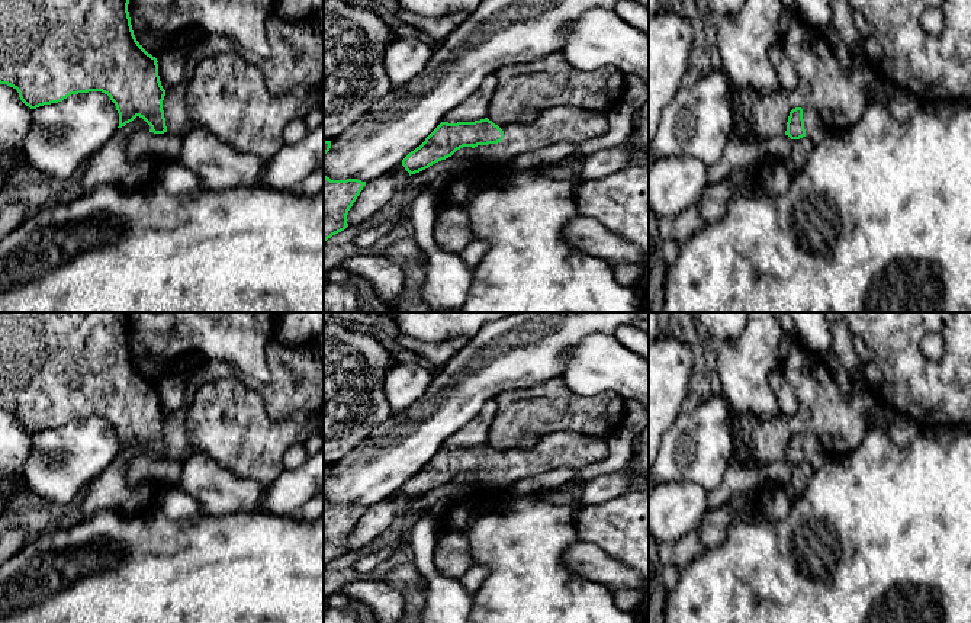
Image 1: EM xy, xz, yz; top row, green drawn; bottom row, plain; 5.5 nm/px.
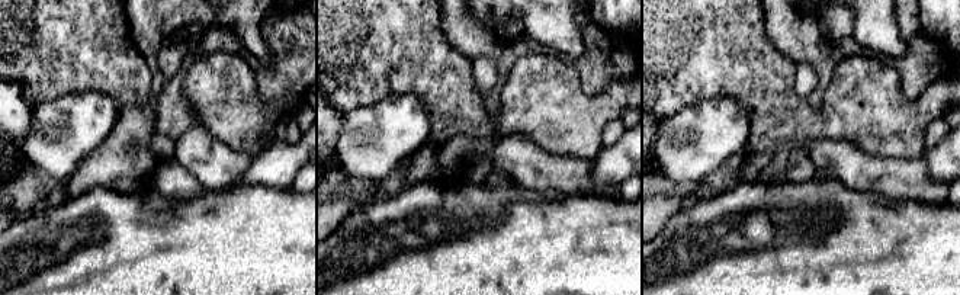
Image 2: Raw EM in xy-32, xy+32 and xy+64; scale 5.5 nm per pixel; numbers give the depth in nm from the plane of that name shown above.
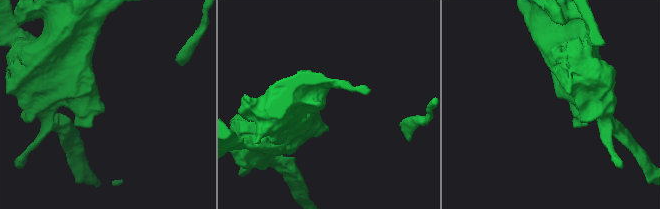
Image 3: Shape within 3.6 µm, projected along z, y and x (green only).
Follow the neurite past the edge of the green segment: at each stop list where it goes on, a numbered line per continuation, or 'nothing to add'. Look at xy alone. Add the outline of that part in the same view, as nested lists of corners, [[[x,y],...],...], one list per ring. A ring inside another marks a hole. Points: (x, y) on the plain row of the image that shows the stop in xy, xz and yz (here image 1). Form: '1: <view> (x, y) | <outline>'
nothing to add

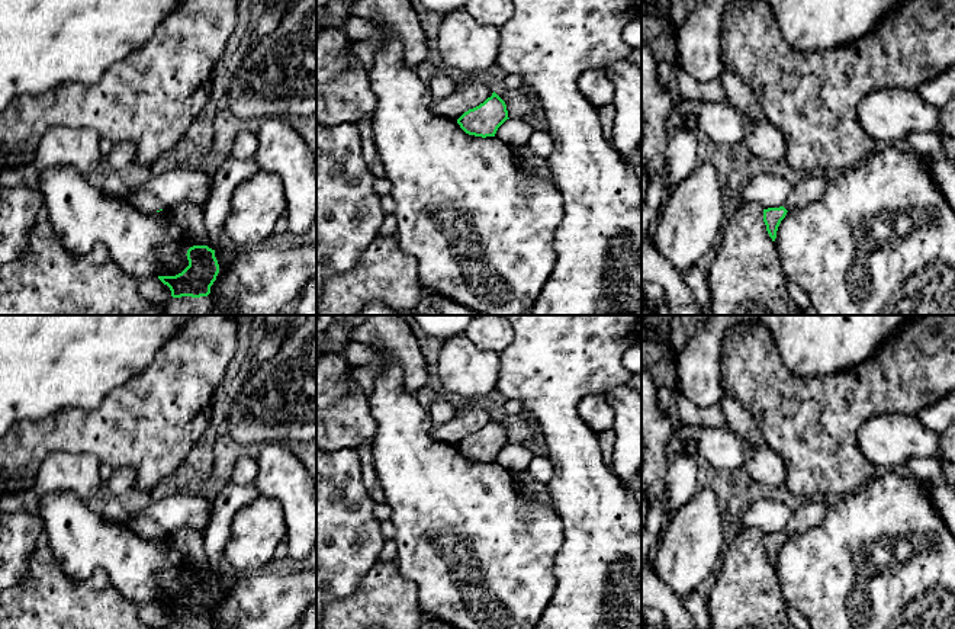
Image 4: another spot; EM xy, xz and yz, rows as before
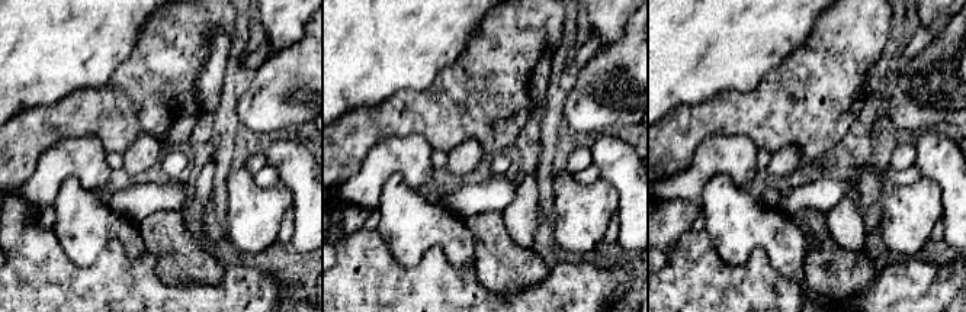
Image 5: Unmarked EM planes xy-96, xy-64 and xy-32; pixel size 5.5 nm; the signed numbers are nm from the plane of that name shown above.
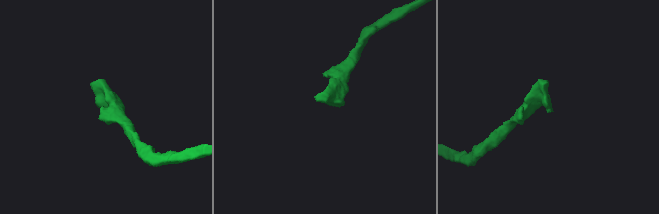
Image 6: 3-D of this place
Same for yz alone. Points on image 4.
1: yz (812, 512) | [[[826,498],[804,500],[804,503],[794,511],[794,516],[788,522],[784,533],[790,537],[816,527],[826,517],[829,504],[830,501]]]

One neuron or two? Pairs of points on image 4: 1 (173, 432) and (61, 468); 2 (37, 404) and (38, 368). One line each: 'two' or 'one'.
1: two
2: one

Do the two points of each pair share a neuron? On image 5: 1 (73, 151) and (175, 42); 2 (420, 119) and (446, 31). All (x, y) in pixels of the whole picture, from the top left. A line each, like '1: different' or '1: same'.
1: different
2: different

